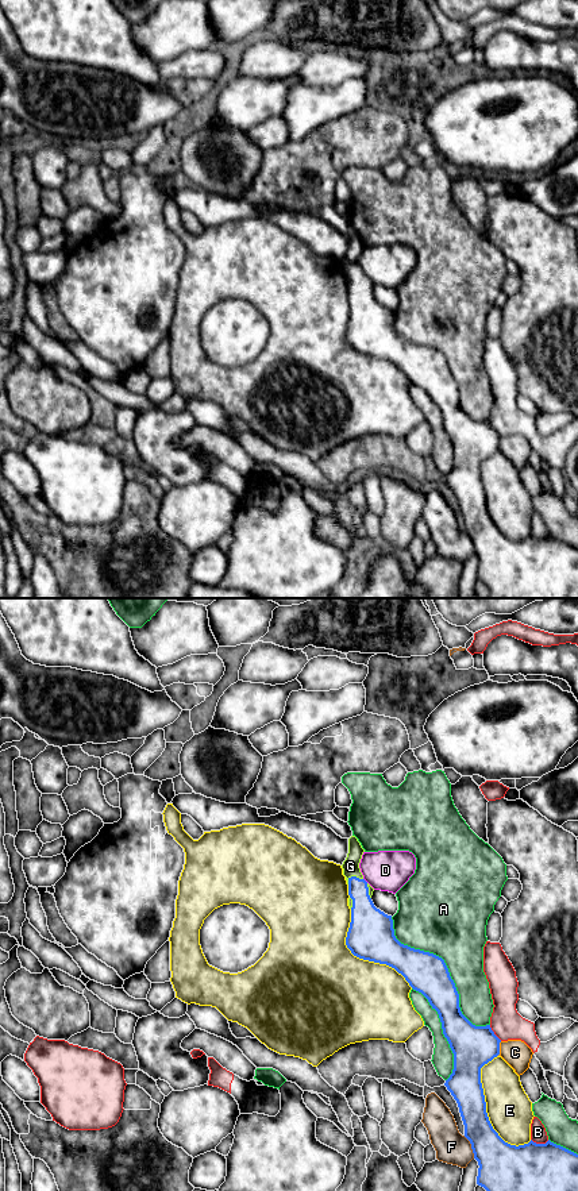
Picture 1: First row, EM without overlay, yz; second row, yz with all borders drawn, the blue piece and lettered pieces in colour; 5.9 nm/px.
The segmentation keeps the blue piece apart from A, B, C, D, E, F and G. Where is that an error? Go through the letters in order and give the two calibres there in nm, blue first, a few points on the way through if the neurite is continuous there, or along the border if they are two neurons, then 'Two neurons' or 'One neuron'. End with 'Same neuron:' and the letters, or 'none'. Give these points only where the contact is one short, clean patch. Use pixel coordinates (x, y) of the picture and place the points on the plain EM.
A: Thickness 240 nm (blue) against 400 nm. Two neurons
B: Thickness 500 nm (blue) against 100 nm. Two neurons
C: Thickness 260 nm (blue) against 160 nm. Two neurons
D: Thickness 200 nm (blue) against 240 nm. Two neurons
E: Thickness 190 nm (blue) against 260 nm. Two neurons
F: Thickness 320 nm (blue) against 190 nm. Two neurons
G: Thickness 170 nm (blue) against 100 nm. Path across: yz (365, 311), (353, 272), (350, 261). One neuron
Same neuron: G

